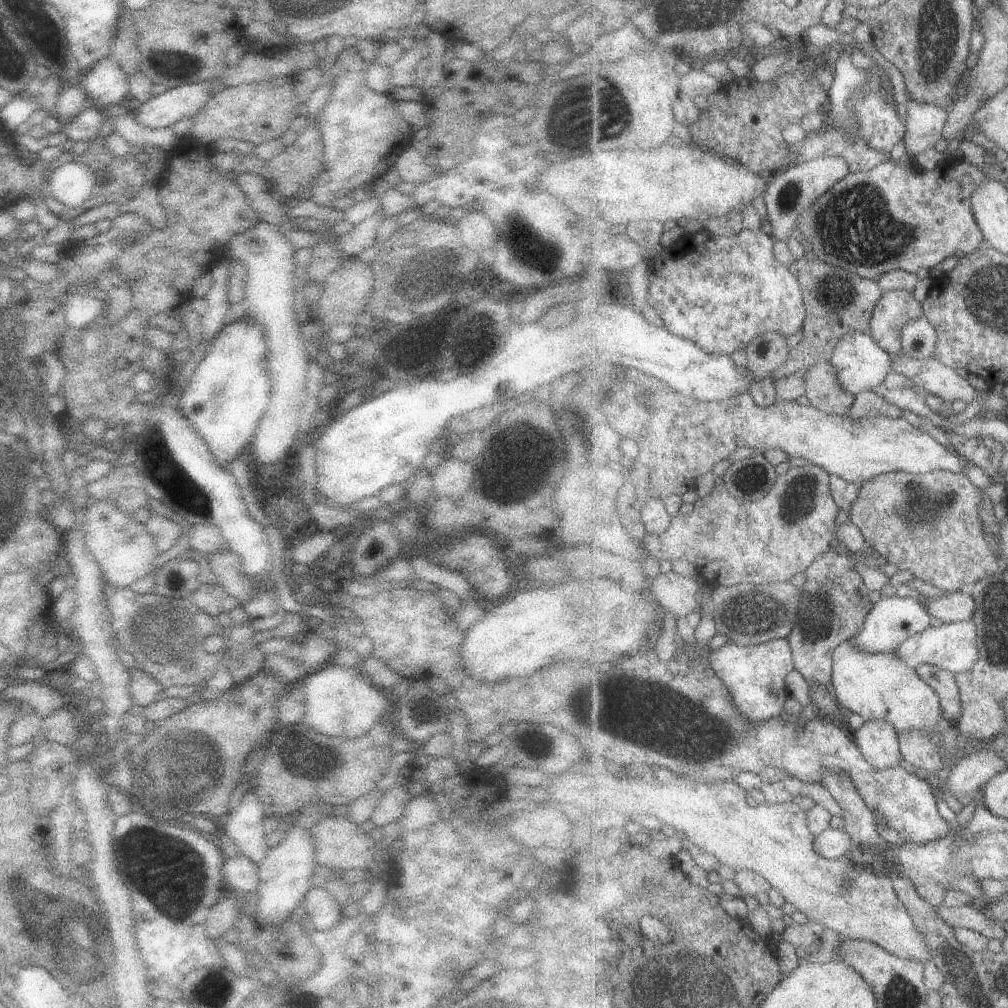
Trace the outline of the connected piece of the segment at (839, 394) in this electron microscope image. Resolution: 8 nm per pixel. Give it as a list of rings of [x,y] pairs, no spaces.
[[[821,361],[806,370],[806,395],[810,405],[830,416],[842,416],[856,403],[857,396],[840,386],[838,370],[831,361]]]

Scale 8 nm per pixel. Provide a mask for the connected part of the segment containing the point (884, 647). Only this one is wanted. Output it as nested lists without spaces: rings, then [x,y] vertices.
[[[888,596],[880,599],[875,608],[868,614],[864,628],[850,642],[868,652],[868,654],[894,653],[894,650],[904,643],[904,640],[928,630],[932,627],[932,614],[925,604],[917,598]]]

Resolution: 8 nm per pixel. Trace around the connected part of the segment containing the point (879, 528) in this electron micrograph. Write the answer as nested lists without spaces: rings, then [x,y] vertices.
[[[936,470],[930,474],[896,471],[863,484],[862,494],[854,502],[850,516],[864,532],[868,545],[878,548],[889,563],[897,565],[902,571],[910,570],[917,579],[931,583],[938,589],[955,593],[970,590],[978,582],[1000,572],[998,556],[986,540],[989,533],[980,516],[983,507],[989,510],[992,497],[992,494],[978,488],[966,474],[948,470]]]

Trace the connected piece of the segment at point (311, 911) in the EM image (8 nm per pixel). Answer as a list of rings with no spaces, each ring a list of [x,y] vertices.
[[[310,888],[304,908],[316,930],[332,930],[342,920],[342,912],[326,888]]]

